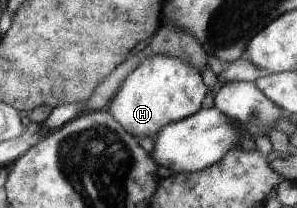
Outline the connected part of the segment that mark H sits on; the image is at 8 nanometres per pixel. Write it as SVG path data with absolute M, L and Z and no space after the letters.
M156 54L142 61L132 73L127 75L106 109L136 139L150 137L155 140L164 126L200 111L206 93L208 89L196 65L174 56Z

